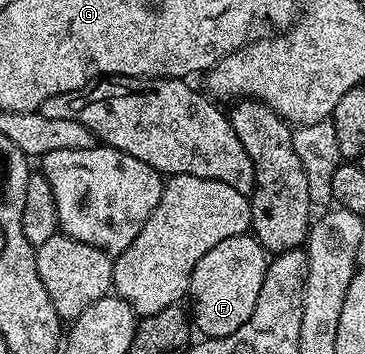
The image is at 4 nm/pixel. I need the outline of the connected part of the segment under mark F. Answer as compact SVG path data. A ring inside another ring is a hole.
M250 234L222 240L198 260L191 274L189 295L194 300L191 306L192 322L199 335L204 338L228 336L250 318L257 304L262 280L265 279L267 263L267 251Z

